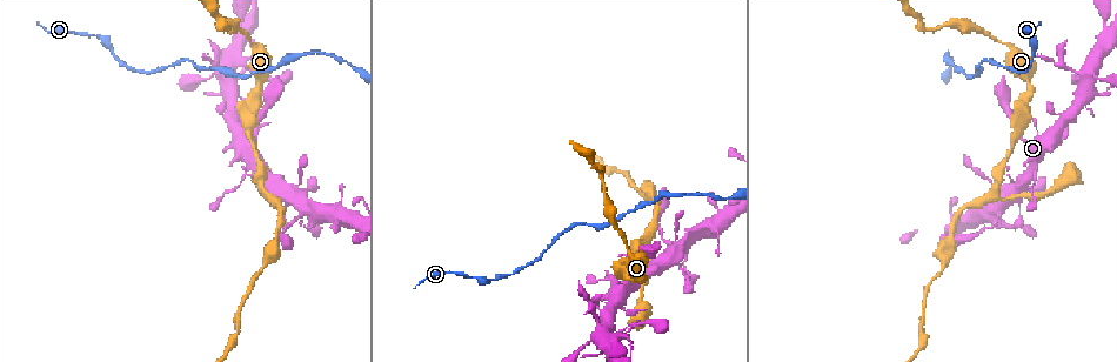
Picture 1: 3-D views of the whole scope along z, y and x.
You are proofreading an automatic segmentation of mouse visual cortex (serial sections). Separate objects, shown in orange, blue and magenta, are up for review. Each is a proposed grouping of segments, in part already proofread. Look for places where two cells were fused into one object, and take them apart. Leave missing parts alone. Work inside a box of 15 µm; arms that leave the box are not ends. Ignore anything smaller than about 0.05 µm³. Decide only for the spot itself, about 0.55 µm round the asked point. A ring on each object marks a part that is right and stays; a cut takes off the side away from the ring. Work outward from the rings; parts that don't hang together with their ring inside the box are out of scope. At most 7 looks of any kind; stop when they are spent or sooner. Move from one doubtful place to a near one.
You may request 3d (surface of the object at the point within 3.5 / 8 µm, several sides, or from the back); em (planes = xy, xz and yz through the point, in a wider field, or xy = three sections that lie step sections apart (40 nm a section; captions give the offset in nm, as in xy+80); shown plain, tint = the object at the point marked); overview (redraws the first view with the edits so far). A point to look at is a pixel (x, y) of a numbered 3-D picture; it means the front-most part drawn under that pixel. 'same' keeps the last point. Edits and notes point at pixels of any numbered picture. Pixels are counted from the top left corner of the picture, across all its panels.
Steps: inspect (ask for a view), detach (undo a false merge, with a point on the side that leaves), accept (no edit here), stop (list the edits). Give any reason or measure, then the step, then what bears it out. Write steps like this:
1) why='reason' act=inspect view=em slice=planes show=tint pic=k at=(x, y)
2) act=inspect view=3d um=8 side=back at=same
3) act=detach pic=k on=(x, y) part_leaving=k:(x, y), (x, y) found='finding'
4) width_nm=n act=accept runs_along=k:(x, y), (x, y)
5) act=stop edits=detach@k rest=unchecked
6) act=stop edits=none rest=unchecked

act=inspect view=3d um=3.5 pic=1 at=(1005, 44)

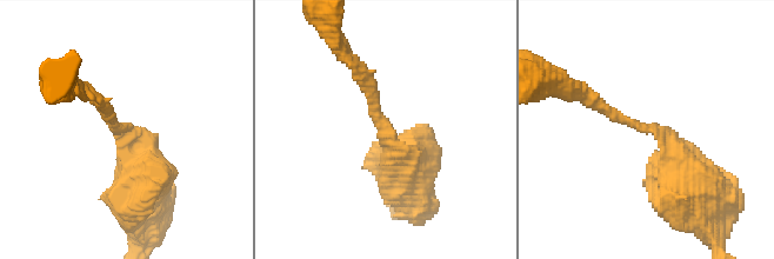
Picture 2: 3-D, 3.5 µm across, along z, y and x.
act=accept runs_along=2:(695, 184), (659, 133), (586, 98) found='one cell here'

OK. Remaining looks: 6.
why='thick turns thin' act=inspect view=3d um=3.5 pic=1 at=(1092, 93)

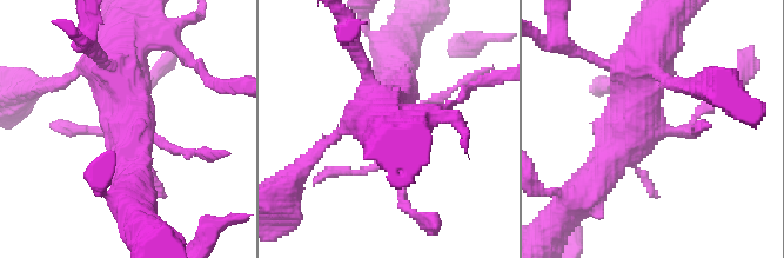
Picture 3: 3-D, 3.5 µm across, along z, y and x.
act=inspect view=em slice=xy step=3 show=tint pic=3 at=(648, 129)

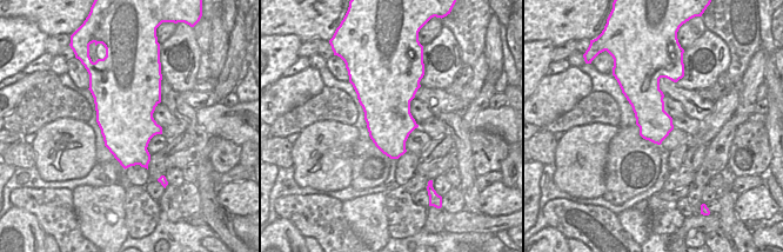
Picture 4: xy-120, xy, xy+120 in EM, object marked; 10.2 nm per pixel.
act=accept runs_along=3:(588, 189), (632, 123), (650, 44) found='all the same cell'

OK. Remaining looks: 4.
why='sharp bend' act=inspect view=3d um=8 pic=1 at=(1002, 200)

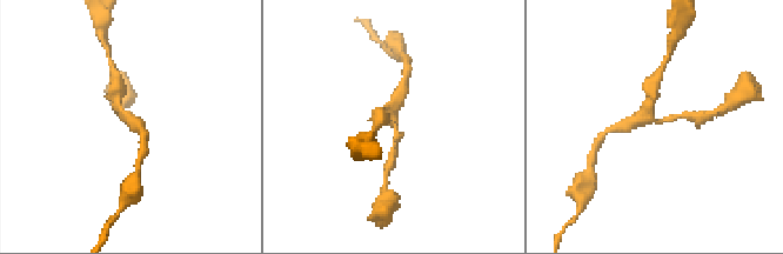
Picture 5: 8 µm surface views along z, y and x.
act=inspect view=em slice=xy step=1 show=tint pic=5 at=(658, 123)

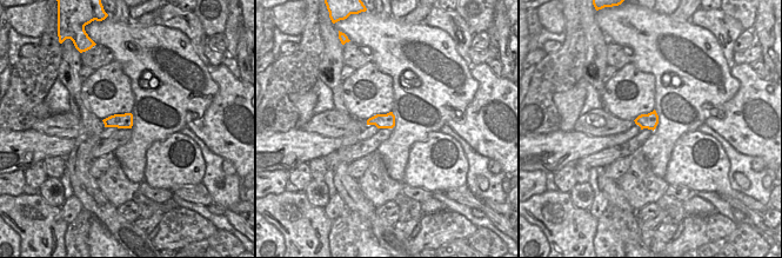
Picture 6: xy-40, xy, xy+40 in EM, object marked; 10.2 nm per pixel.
arm_widths_nm=150,250 act=accept found='continuous, no second cell'

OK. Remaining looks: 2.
act=stop edits=none rest=unchecked

